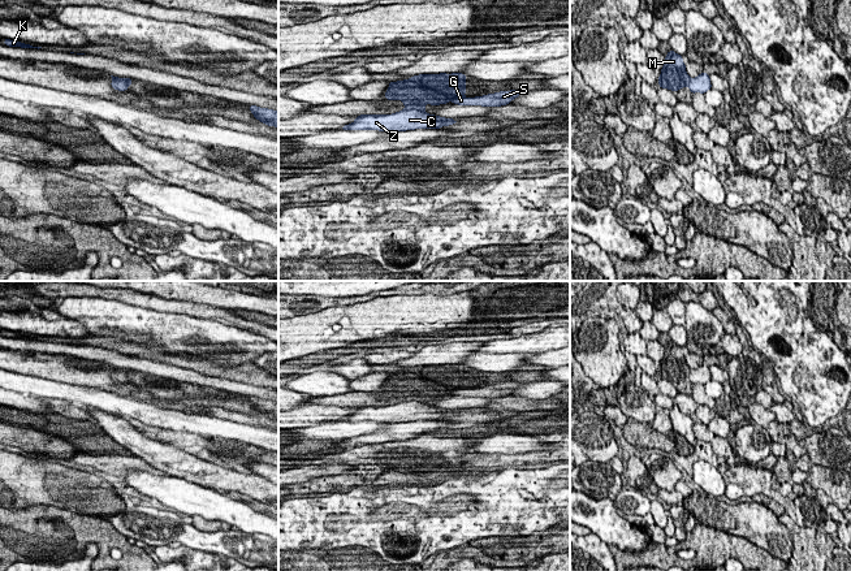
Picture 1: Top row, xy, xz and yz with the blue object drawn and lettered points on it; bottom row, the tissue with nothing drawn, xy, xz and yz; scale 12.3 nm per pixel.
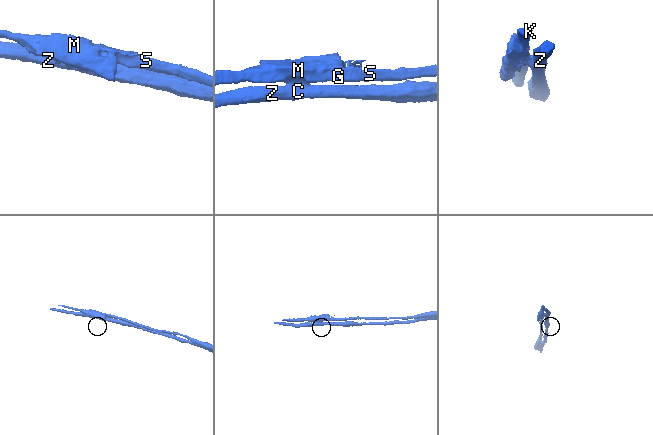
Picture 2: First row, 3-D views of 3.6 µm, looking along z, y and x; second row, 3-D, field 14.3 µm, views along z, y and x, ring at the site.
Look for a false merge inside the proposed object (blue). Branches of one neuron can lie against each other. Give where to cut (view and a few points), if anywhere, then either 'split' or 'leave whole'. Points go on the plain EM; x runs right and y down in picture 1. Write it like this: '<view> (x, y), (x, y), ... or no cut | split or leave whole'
xz (405, 399), (417, 399), (422, 403) | split

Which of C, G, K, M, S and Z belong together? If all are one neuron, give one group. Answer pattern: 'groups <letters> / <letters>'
groups C Z / G K M S

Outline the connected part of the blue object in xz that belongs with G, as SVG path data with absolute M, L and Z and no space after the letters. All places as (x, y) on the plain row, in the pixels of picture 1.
M440 364L440 365L419 365L412 369L389 373L385 390L402 392L405 401L418 401L423 403L426 395L440 397L452 393L458 397L481 397L501 398L507 397L518 389L522 382L500 382L475 389L465 389L466 365L462 364Z

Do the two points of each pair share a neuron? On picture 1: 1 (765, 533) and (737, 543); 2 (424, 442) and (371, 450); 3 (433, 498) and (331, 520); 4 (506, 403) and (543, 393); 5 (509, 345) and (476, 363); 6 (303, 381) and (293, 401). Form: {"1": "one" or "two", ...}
{"1": "two", "2": "one", "3": "one", "4": "two", "5": "two", "6": "two"}

